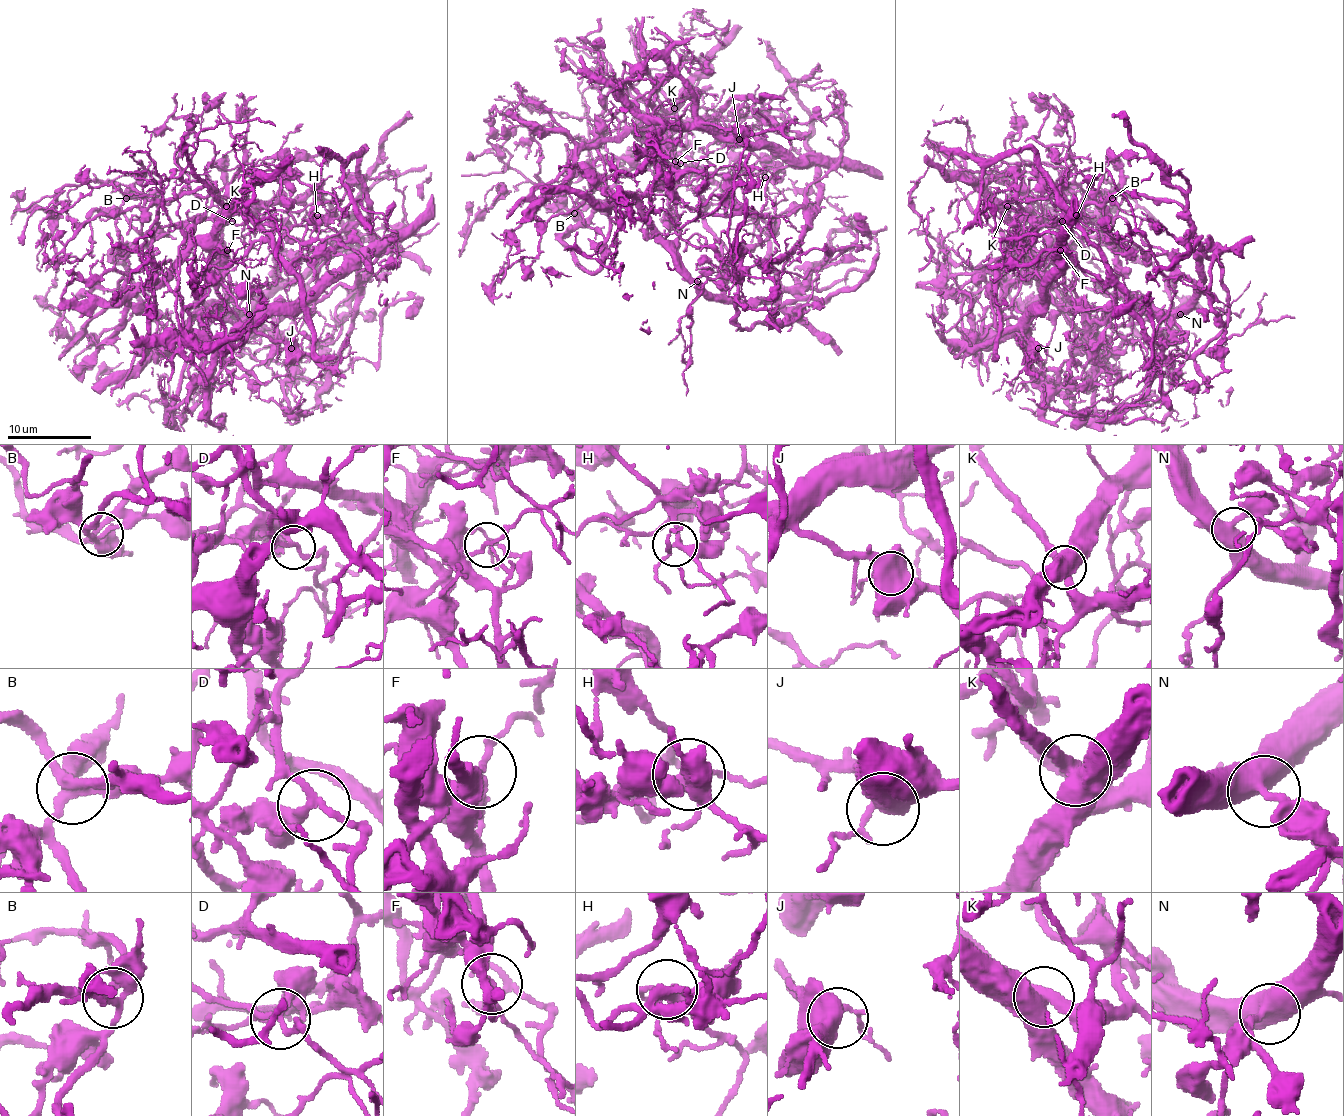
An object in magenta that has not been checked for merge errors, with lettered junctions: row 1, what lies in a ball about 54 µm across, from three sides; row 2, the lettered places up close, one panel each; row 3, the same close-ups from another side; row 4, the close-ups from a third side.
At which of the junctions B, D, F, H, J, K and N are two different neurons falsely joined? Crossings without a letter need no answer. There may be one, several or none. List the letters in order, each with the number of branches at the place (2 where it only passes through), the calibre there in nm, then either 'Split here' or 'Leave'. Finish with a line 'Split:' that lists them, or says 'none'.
B: Branches: 4. Thickness 300 nm. Split here
D: Branches: 3. Thickness 190 nm. Leave
F: Branches: 3. Thickness 130 nm. Split here
H: Branches: 4. Thickness 260 nm. Leave
J: Branches: 3. Thickness 460 nm. Leave
K: Branches: 3. Thickness 480 nm. Split here
N: Branches: 3. Thickness 440 nm. Leave
Split: B, F, K

